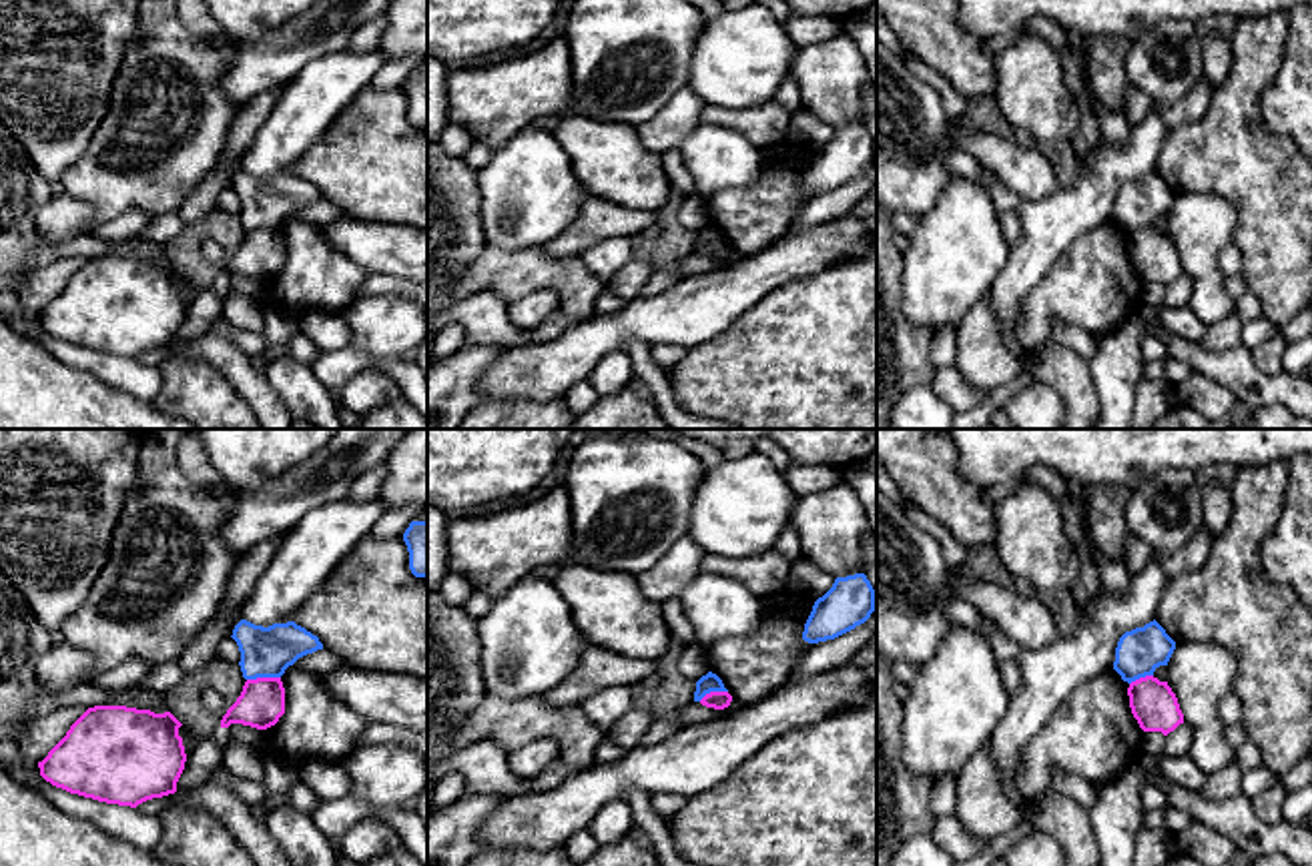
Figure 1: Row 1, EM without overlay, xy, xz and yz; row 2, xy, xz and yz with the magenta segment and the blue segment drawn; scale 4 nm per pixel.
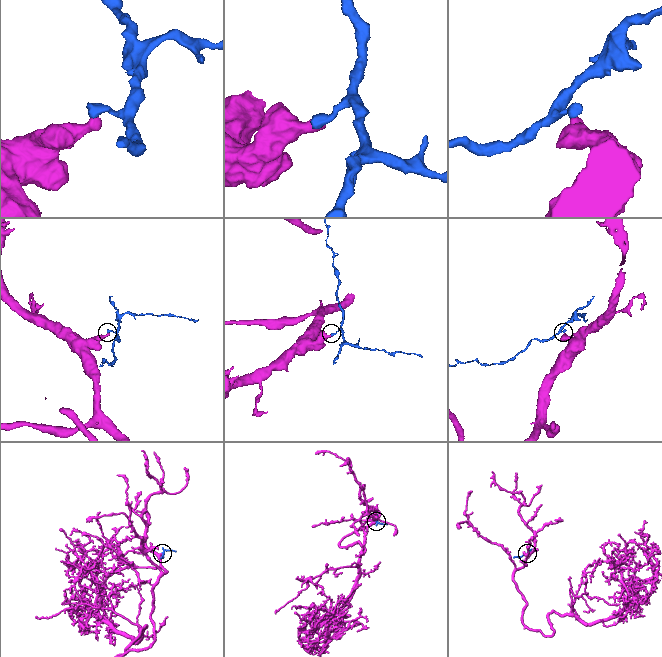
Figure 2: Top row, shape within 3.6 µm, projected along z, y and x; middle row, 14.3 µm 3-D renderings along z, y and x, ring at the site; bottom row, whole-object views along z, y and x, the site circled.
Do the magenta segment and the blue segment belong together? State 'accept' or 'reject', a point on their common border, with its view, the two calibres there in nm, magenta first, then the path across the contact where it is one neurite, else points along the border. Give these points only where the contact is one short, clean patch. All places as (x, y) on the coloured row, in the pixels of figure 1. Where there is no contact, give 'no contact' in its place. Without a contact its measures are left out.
reject; contact xy (263, 678); calibres 190 and 200 nm; border xy (279, 676), (247, 680)

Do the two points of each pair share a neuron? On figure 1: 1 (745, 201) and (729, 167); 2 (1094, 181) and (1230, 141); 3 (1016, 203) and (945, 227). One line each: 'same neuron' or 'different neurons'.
1: different neurons
2: different neurons
3: different neurons

